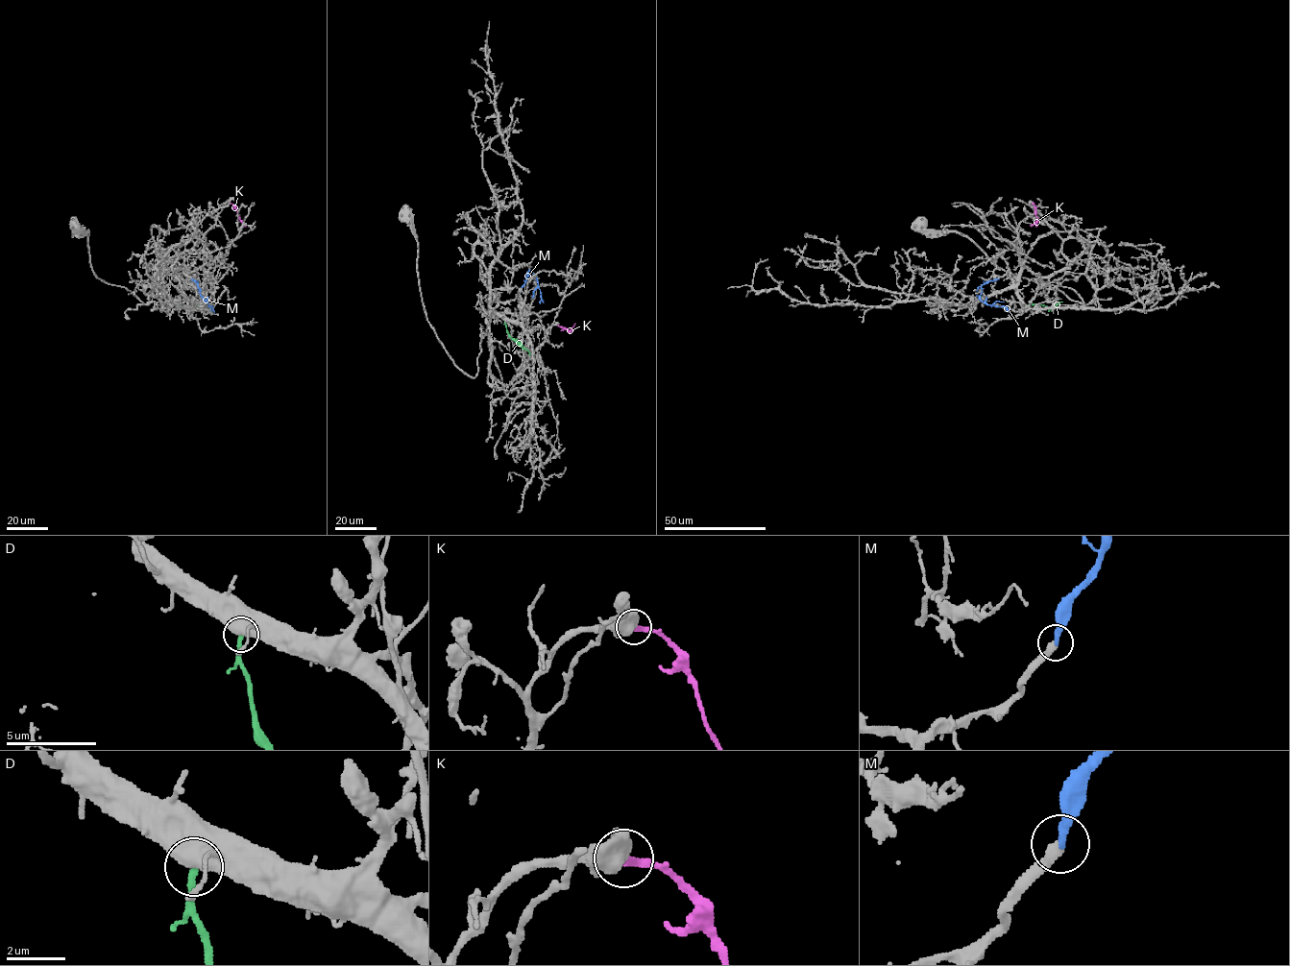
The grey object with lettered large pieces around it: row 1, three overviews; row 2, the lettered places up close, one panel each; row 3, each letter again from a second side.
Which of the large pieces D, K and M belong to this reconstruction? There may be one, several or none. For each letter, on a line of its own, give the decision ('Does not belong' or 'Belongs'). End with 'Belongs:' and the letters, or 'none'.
D: Does not belong
K: Belongs
M: Belongs
Belongs: K, M

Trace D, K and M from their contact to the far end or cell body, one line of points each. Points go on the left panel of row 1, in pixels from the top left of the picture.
D: (176, 305), (192, 308), (201, 301)
K: (230, 203), (246, 225)
M: (191, 277), (214, 313)

